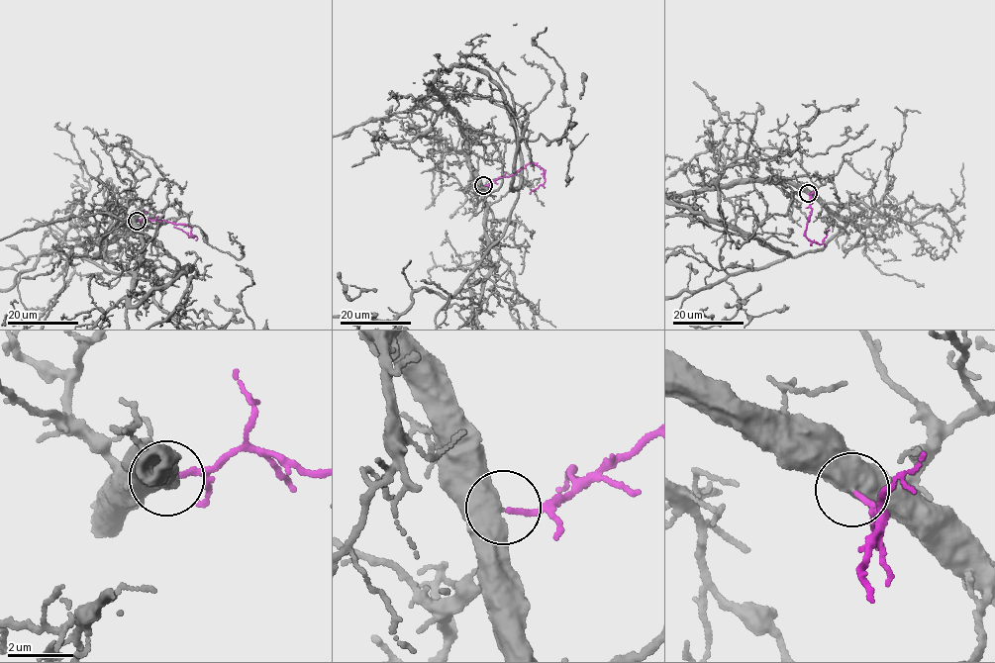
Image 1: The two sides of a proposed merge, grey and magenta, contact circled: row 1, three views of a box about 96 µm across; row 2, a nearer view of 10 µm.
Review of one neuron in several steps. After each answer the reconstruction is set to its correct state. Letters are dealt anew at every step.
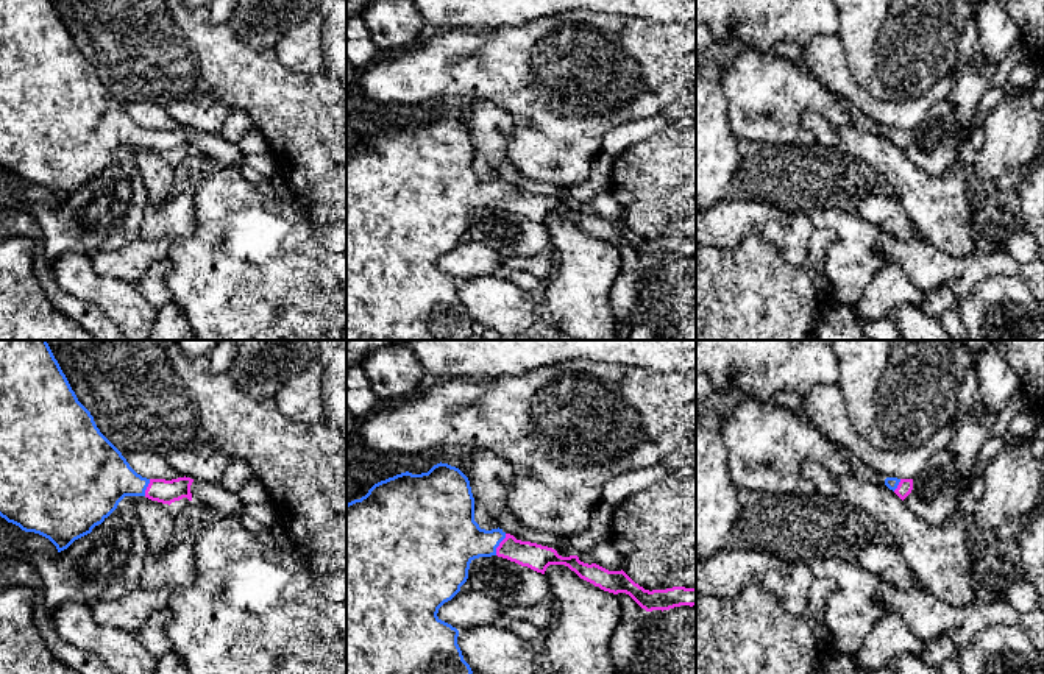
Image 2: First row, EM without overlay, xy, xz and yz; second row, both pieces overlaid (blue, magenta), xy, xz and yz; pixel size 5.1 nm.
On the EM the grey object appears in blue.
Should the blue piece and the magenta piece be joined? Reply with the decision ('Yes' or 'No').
Yes

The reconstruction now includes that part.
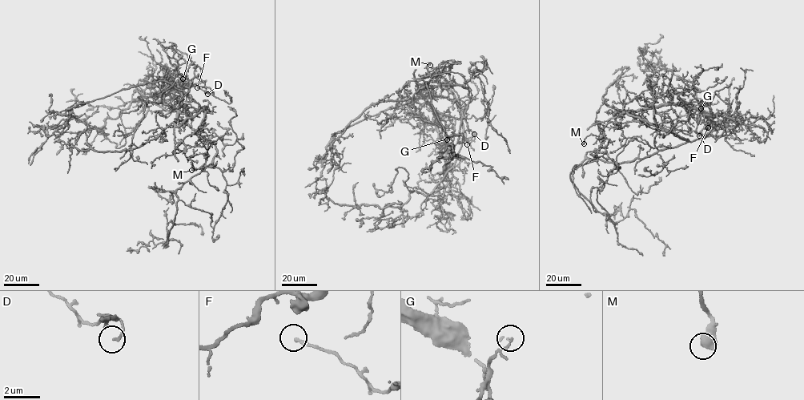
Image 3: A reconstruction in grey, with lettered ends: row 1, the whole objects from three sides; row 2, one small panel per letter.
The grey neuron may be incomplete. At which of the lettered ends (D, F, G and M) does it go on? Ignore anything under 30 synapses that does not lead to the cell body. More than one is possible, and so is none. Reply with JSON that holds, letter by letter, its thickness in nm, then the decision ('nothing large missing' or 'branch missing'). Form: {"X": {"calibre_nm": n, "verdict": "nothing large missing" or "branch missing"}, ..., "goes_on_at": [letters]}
{"D": {"calibre_nm": 120, "verdict": "nothing large missing"}, "F": {"calibre_nm": 150, "verdict": "nothing large missing"}, "G": {"calibre_nm": 100, "verdict": "nothing large missing"}, "M": {"calibre_nm": 550, "verdict": "branch missing"}, "goes_on_at": ["M"]}

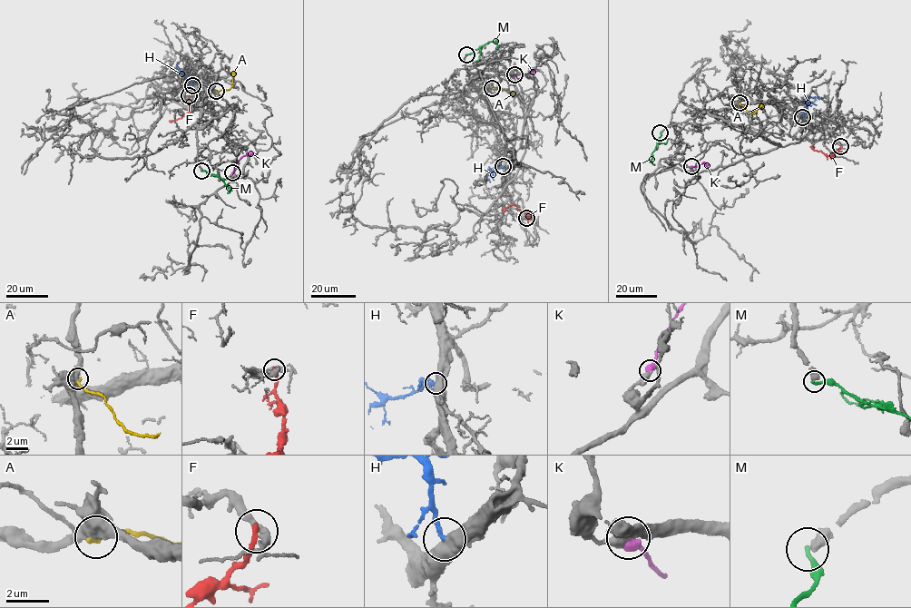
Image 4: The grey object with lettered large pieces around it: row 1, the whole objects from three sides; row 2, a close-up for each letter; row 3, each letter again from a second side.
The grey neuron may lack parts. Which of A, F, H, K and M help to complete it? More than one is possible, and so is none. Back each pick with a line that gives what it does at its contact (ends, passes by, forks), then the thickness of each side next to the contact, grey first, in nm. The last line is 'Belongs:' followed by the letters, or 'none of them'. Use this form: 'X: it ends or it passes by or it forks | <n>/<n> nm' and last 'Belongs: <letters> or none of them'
H: it ends | 600/190 nm
K: it ends | 400/480 nm
Belongs: H, K

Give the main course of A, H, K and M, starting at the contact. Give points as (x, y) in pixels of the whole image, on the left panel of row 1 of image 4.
A: (216, 91), (231, 88), (233, 73)
H: (192, 85), (191, 77), (176, 66), (177, 62)
K: (232, 172), (243, 156), (256, 153)
M: (201, 171), (223, 180), (230, 189), (228, 193)

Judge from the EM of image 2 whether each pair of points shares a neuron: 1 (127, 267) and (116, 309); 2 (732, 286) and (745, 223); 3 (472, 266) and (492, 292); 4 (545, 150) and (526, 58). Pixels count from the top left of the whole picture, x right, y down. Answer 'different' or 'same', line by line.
1: different
2: different
3: different
4: same

